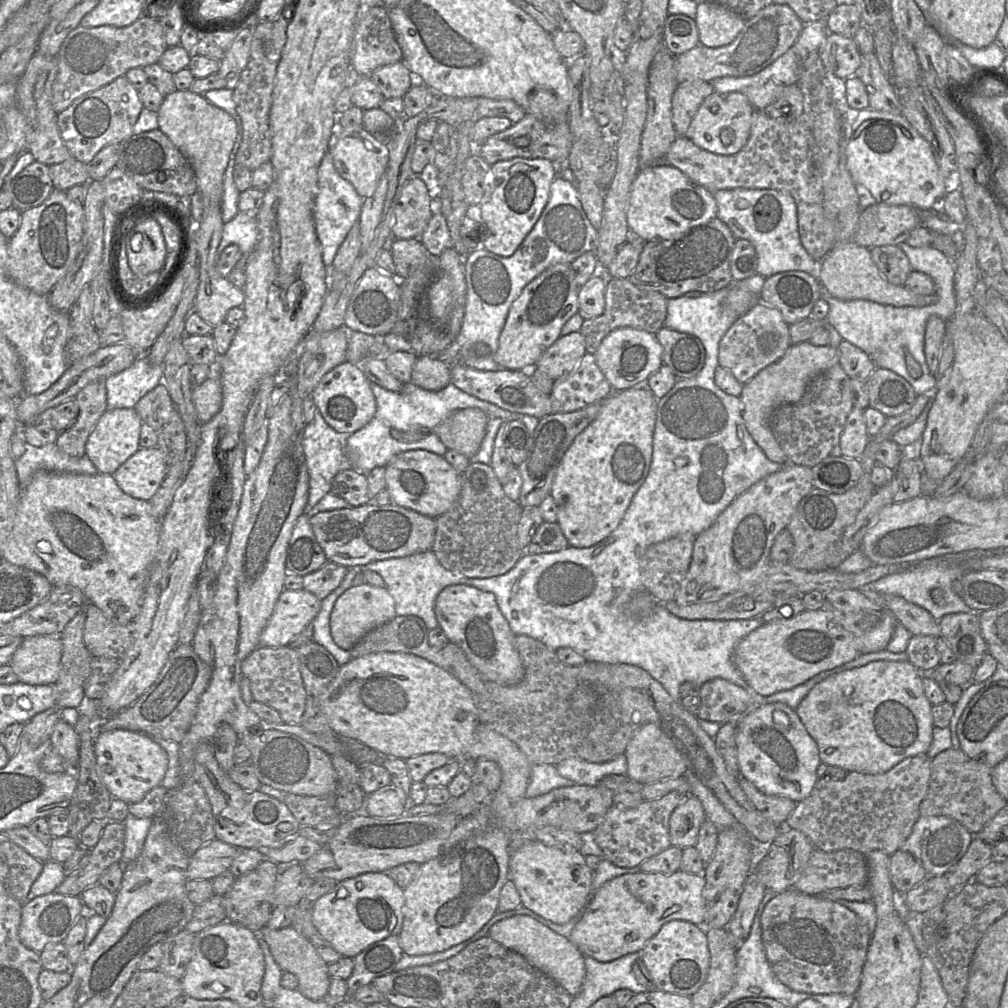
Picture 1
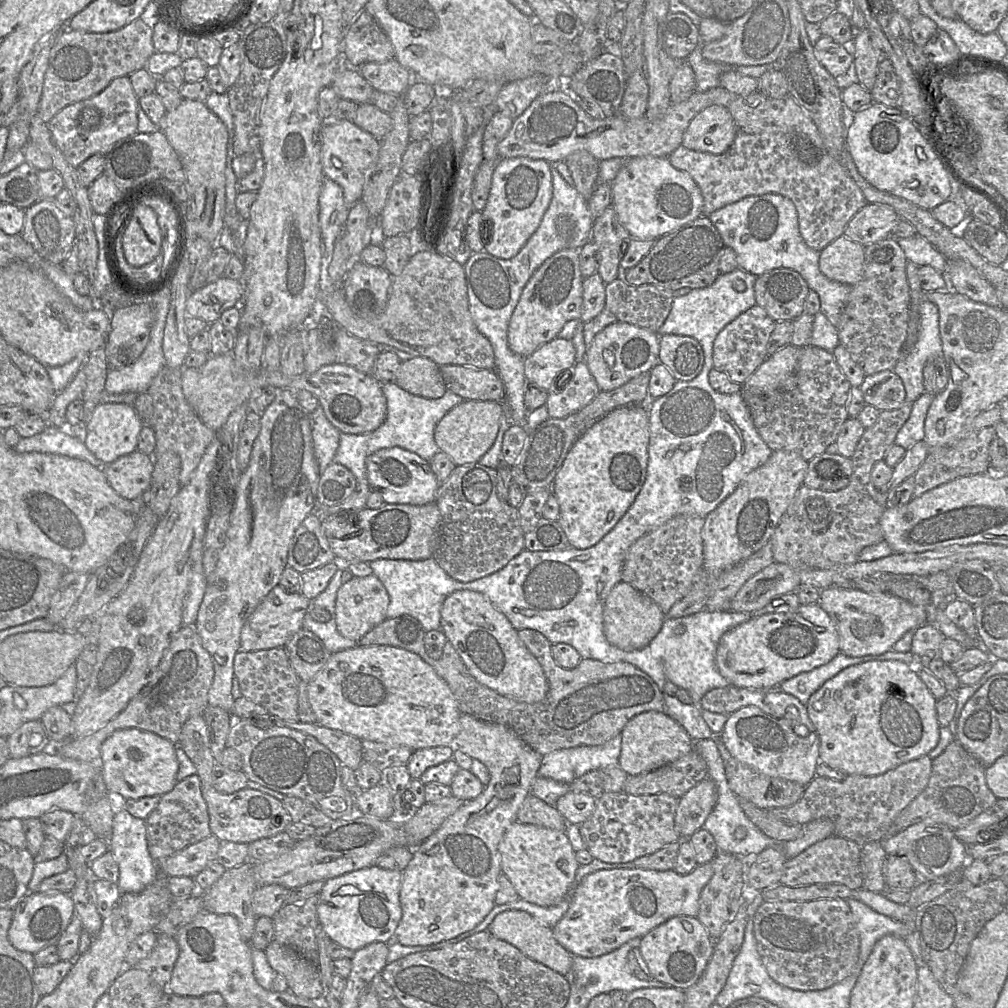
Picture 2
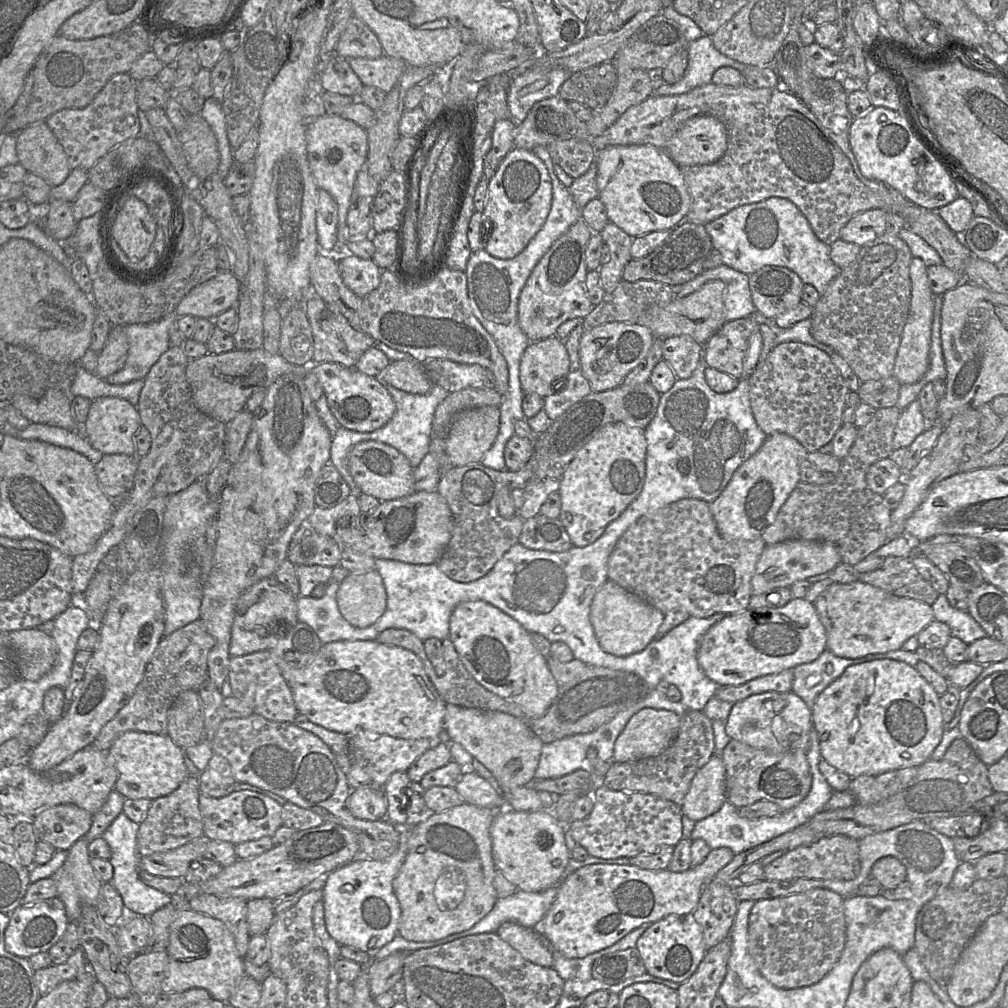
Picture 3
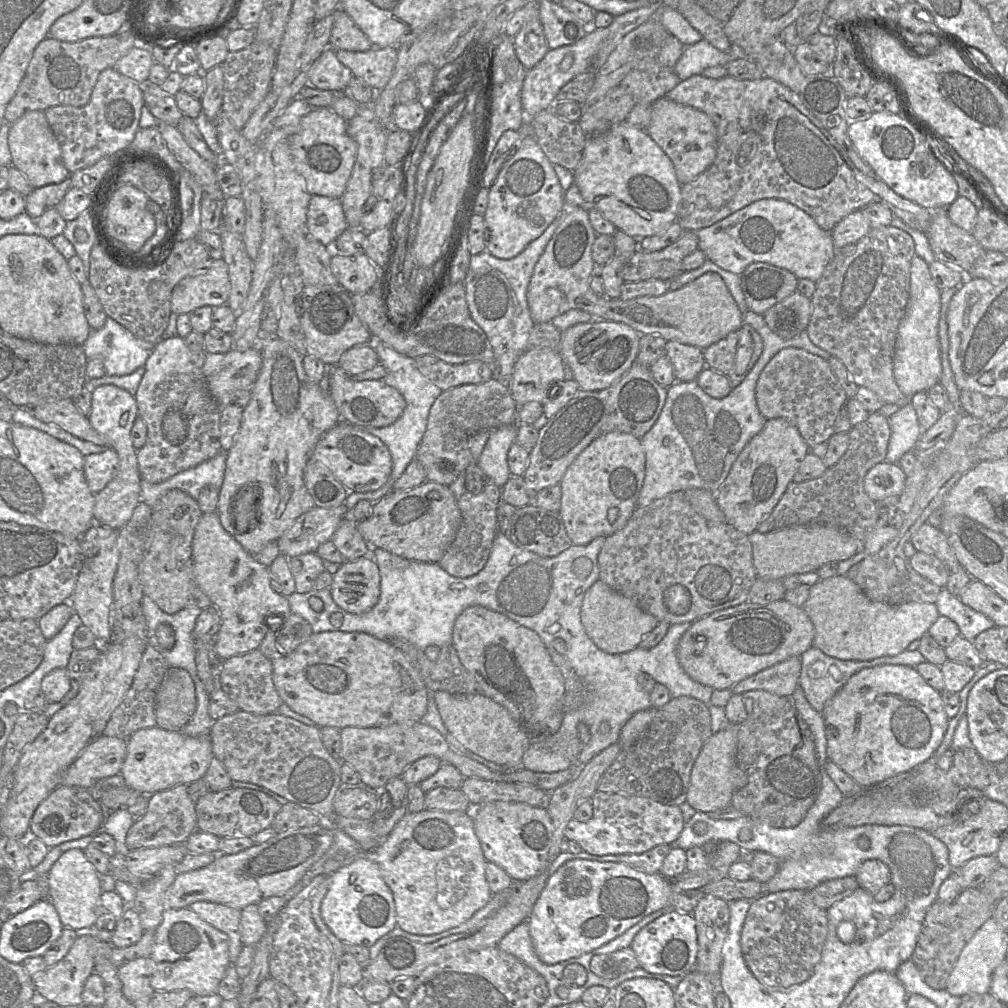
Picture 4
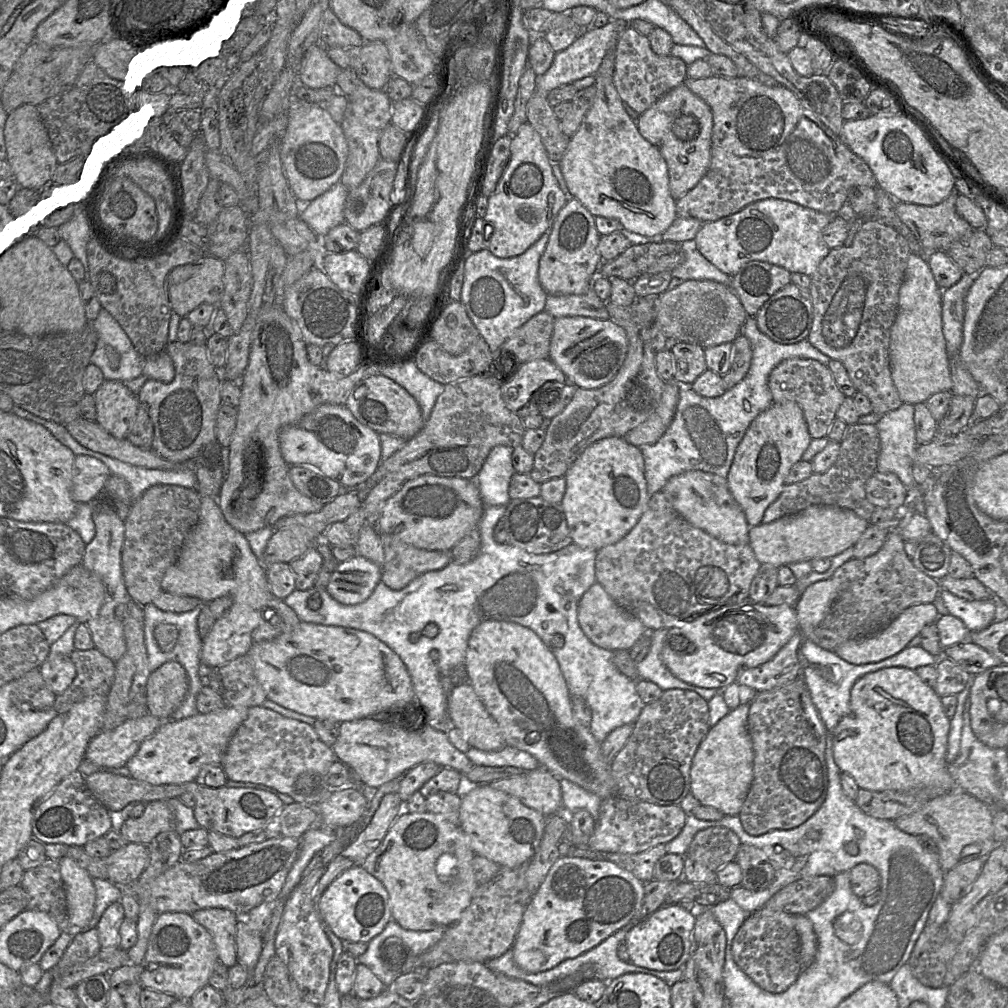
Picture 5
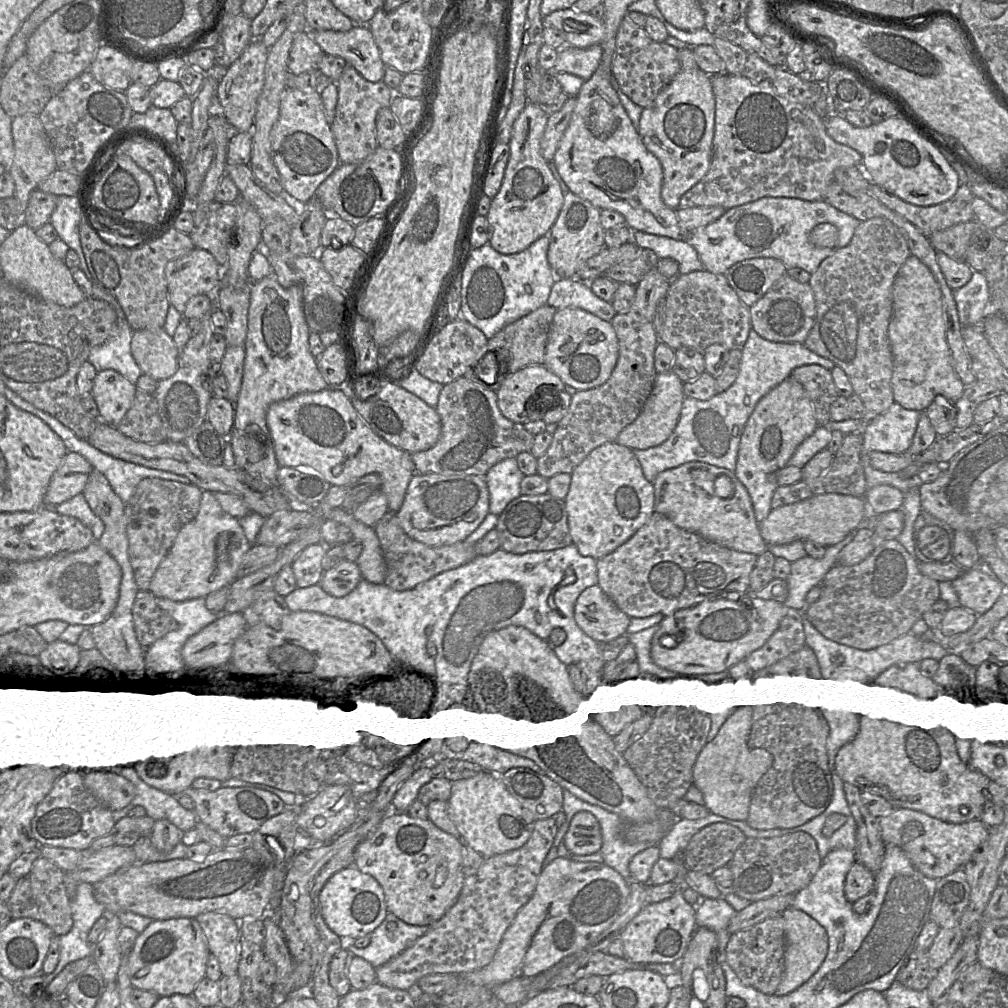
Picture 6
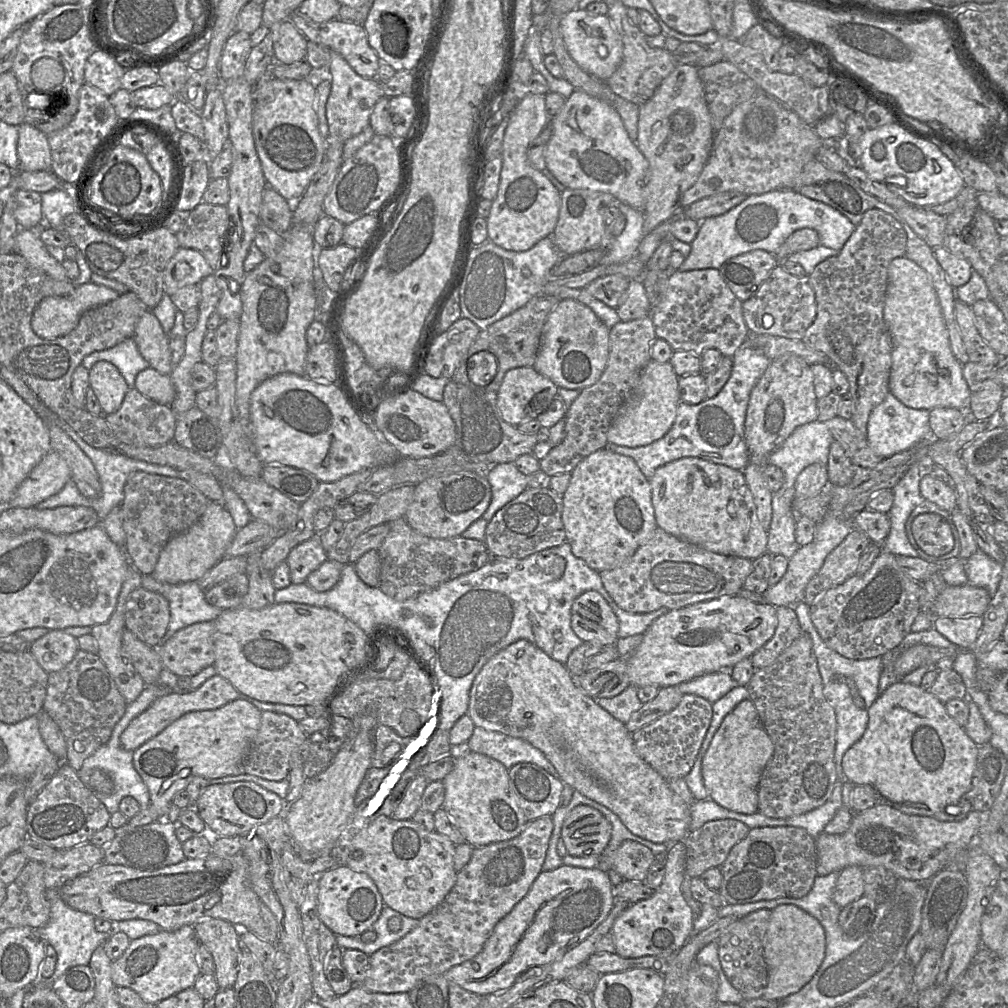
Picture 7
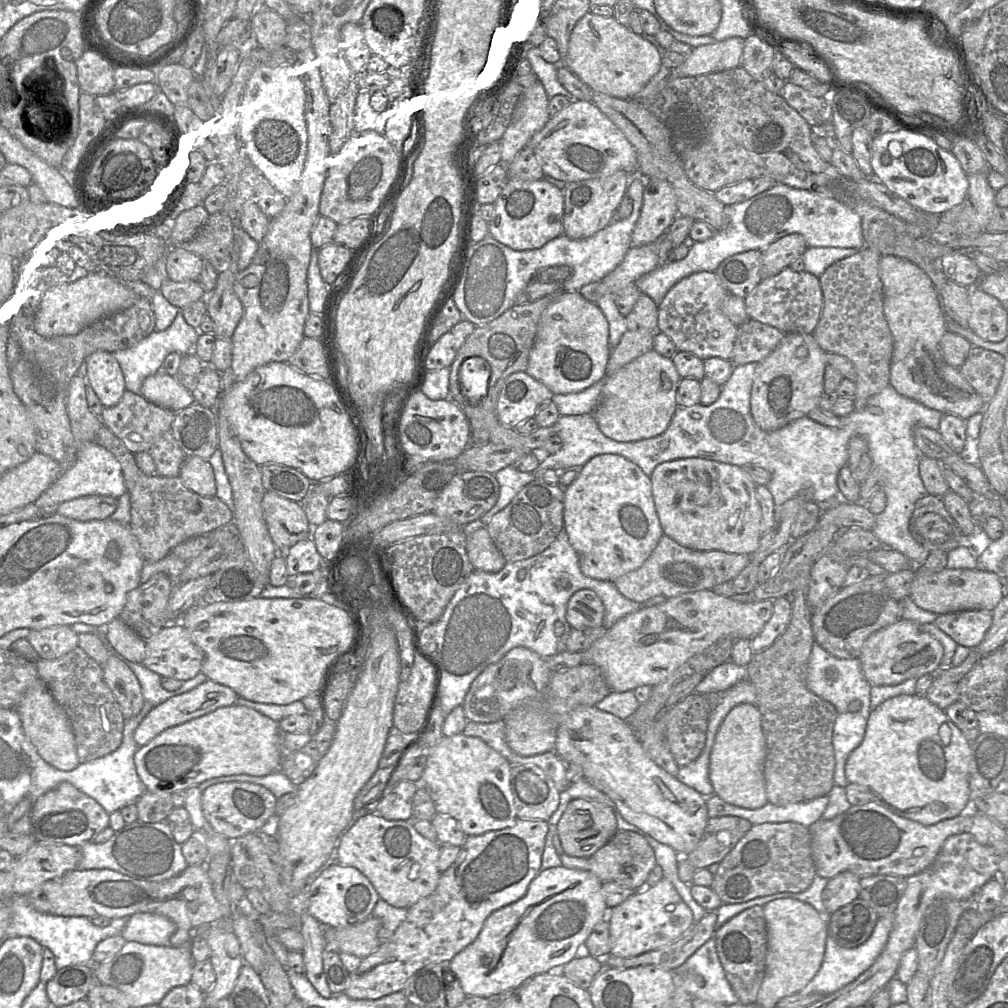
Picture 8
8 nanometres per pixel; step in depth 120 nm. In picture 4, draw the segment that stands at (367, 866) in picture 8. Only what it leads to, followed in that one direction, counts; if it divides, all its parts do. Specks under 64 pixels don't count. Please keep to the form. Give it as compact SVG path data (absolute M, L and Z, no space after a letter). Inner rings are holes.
M472 811L408 812L381 844L368 853L373 853L383 880L393 894L396 926L409 934L433 935L457 927L492 897Z

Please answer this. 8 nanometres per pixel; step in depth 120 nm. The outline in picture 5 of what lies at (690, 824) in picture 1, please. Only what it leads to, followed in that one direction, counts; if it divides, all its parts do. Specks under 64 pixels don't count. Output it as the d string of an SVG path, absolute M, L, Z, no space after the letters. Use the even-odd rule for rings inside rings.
M749 704L730 710L711 727L701 741L690 769L690 793L701 805L714 807L724 815L736 816L751 787L753 780L754 752L747 729Z

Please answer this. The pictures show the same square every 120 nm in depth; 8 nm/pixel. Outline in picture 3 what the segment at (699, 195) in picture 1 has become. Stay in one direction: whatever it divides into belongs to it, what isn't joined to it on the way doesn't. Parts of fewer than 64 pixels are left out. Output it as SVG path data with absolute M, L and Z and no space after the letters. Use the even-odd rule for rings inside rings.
M616 145L596 151L596 185L609 221L631 237L673 230L682 223L691 199L680 167L660 148L652 145Z

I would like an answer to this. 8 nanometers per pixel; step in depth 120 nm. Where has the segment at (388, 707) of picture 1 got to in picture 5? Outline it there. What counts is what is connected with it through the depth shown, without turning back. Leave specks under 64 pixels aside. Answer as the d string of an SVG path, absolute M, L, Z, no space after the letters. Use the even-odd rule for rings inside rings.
M300 622L290 634L270 641L253 642L247 655L269 701L315 719L342 723L376 718L381 710L415 697L410 675L401 658L384 642L365 631Z

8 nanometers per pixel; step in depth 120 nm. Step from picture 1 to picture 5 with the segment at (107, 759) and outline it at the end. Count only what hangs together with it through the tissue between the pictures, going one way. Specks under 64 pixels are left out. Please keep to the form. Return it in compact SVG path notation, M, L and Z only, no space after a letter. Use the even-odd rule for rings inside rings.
M225 706L207 714L199 713L181 720L163 721L127 762L130 777L150 785L176 785L195 781L204 766L220 765L229 739L246 719L248 709Z

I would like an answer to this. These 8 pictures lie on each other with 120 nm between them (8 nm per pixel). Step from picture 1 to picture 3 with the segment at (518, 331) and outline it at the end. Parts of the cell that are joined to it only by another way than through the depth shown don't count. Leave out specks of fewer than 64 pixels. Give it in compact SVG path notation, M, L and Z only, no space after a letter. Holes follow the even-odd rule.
M580 218L549 248L533 269L518 299L518 323L530 342L556 335L558 327L573 318L584 319L595 307L588 297L585 251L594 232Z

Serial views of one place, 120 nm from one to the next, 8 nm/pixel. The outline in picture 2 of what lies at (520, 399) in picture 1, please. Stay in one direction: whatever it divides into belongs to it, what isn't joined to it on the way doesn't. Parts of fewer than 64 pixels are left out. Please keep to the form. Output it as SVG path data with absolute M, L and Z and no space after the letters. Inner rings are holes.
M443 365L440 371L448 390L464 400L501 402L505 387L493 370L462 365Z

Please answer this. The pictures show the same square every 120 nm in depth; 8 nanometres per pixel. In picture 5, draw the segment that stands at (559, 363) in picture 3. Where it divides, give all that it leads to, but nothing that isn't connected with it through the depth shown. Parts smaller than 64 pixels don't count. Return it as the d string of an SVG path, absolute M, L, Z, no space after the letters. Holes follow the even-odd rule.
M537 359L526 362L518 367L509 381L501 386L501 394L506 407L517 414L535 393L540 393L540 401L544 403L545 398L554 396L554 392L542 391L545 382L557 382L556 388L562 387L569 382L562 370L550 359Z

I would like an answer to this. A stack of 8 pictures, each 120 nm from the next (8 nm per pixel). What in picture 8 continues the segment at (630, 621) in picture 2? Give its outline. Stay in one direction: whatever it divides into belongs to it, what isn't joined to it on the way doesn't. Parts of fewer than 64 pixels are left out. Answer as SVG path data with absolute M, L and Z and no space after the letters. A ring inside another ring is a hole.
M579 590L570 598L566 620L572 629L584 630L603 626L603 618L603 603L592 590Z

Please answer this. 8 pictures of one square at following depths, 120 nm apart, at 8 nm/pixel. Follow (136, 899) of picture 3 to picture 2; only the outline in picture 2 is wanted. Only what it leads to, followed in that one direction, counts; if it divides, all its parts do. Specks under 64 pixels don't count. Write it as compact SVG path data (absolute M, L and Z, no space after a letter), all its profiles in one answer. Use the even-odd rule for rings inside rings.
M124 808L114 812L112 831L107 846L108 852L112 854L119 868L117 886L122 894L142 892L160 874L157 863L148 851L145 820L133 817Z

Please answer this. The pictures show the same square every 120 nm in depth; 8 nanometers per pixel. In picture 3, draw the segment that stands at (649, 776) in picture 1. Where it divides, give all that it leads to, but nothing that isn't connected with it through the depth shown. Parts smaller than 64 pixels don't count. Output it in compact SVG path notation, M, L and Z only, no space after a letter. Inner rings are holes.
M643 708L634 714L614 745L613 761L624 763L655 757L676 738L680 716L664 709Z

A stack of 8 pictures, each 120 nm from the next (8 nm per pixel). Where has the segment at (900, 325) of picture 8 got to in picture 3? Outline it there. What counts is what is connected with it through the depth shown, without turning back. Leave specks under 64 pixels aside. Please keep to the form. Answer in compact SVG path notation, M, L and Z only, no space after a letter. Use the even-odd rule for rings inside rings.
M913 257L910 263L911 302L906 324L904 326L900 347L896 356L893 376L901 384L913 384L919 381L929 368L929 351L931 345L931 333L934 310L934 293L932 292L927 267L917 257Z

